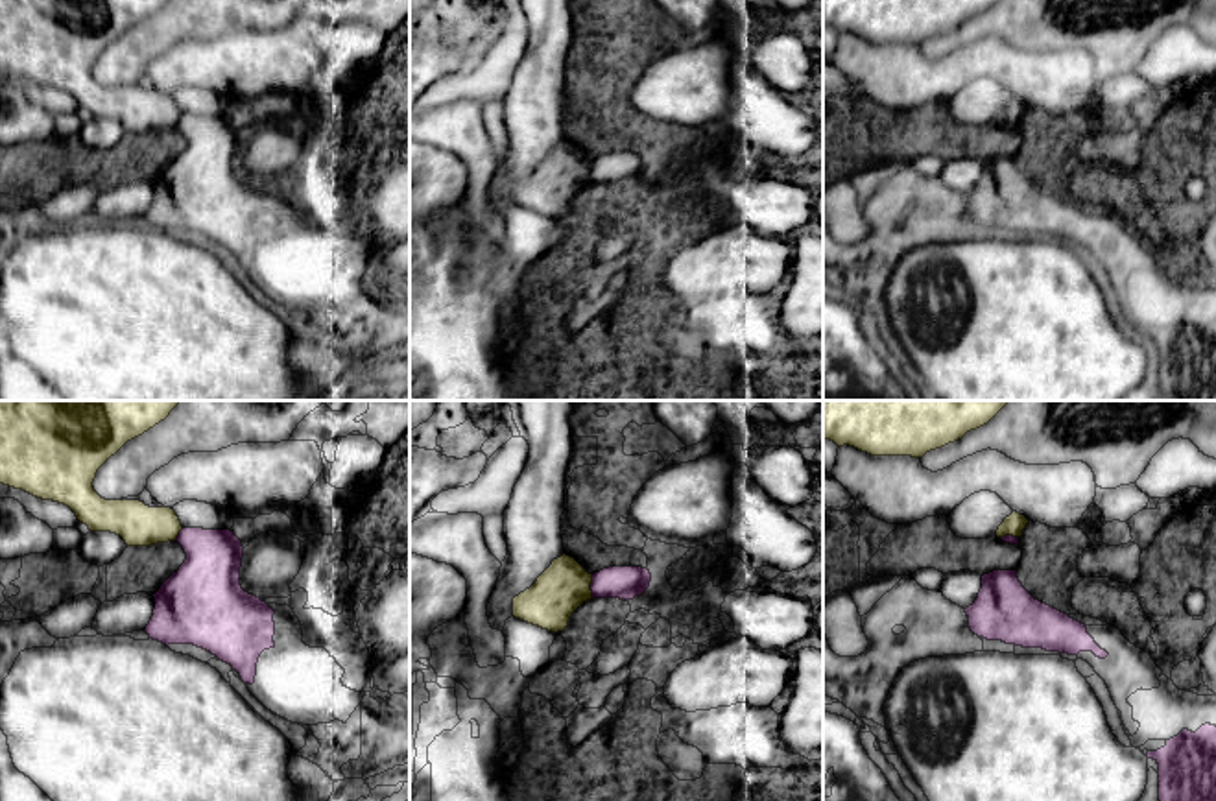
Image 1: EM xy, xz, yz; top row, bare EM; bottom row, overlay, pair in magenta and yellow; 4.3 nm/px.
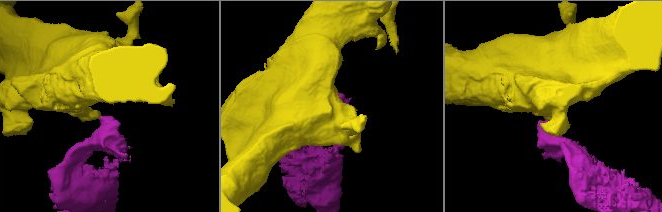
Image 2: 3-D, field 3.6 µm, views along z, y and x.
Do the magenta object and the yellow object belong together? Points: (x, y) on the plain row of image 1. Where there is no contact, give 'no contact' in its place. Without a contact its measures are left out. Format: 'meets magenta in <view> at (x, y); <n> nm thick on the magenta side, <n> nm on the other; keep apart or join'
meets magenta in xz at (591, 172); 140 nm thick on the magenta side, 220 nm on the other; keep apart

